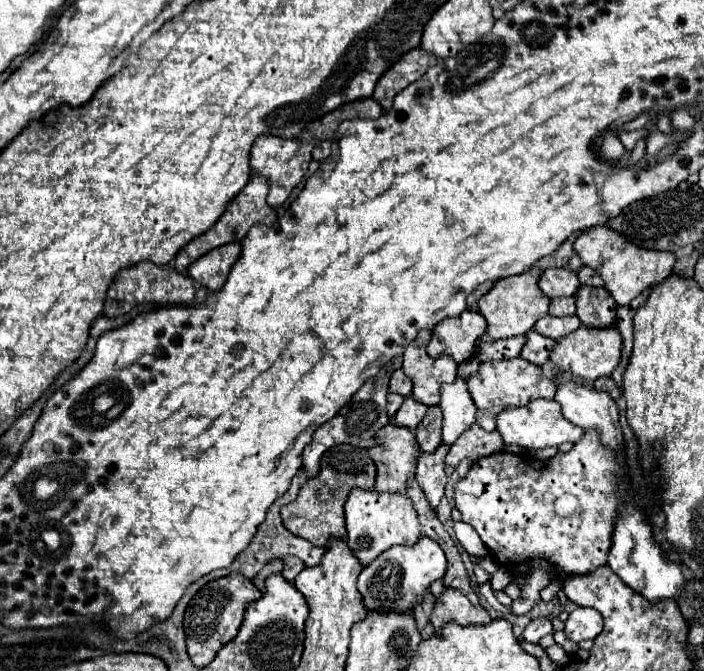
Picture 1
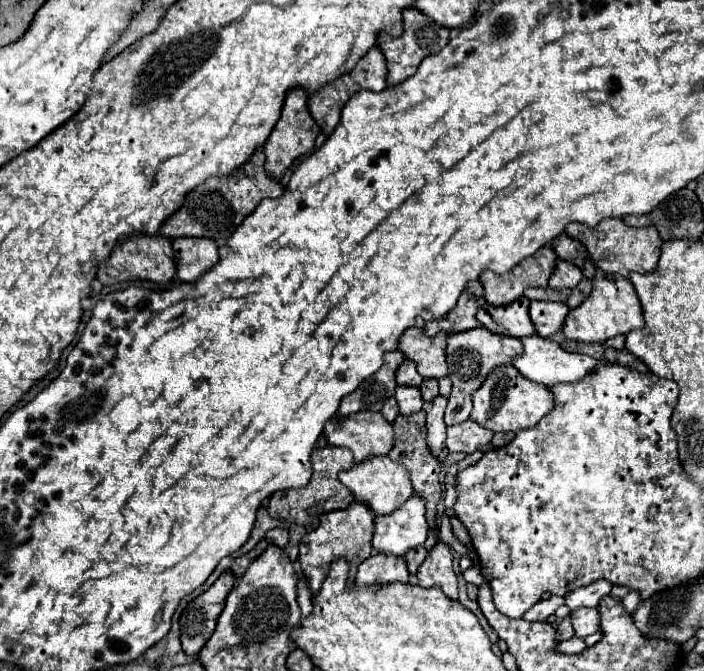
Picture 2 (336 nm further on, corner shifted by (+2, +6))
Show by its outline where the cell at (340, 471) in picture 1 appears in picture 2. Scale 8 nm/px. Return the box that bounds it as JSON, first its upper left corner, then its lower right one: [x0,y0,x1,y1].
[269,446,355,528]

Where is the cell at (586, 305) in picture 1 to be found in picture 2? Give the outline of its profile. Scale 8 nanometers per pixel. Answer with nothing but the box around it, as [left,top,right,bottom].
[553,234,587,268]

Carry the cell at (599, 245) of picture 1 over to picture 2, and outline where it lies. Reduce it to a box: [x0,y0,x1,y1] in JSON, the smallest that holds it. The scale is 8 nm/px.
[565,218,663,278]

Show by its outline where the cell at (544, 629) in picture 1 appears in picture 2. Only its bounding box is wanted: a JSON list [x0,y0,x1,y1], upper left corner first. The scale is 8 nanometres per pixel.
[523,596,565,622]

